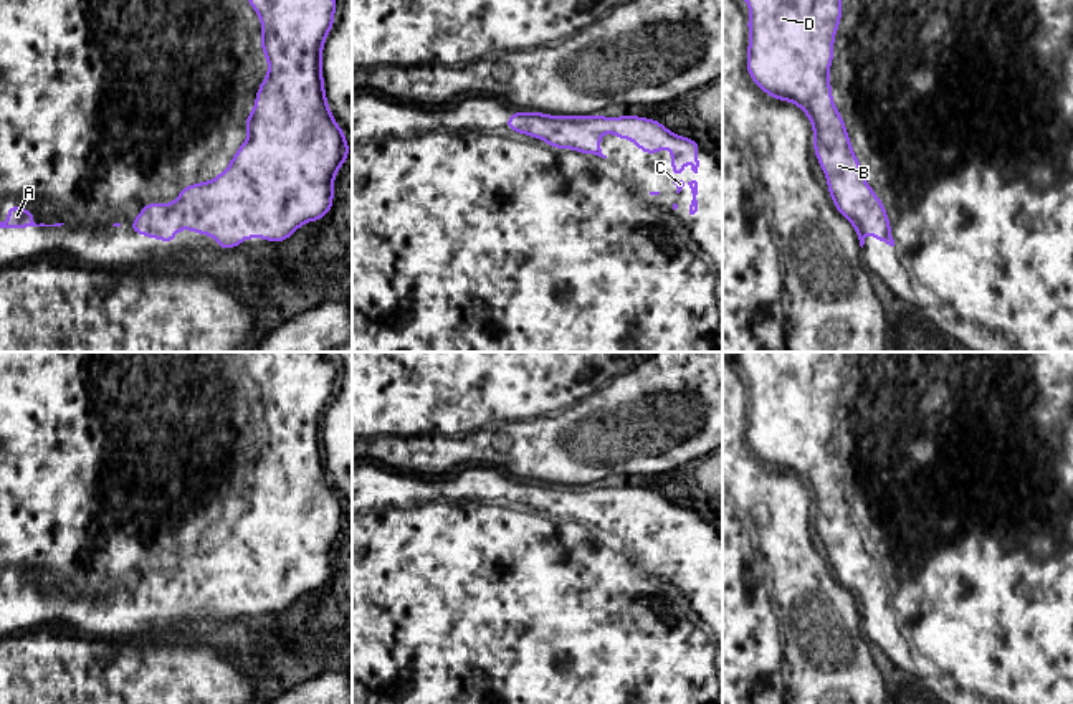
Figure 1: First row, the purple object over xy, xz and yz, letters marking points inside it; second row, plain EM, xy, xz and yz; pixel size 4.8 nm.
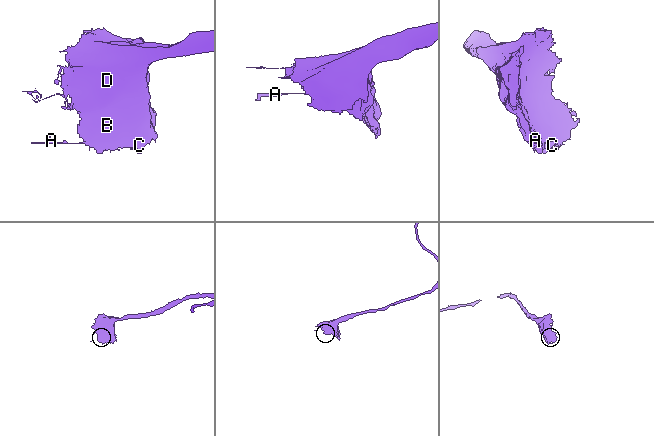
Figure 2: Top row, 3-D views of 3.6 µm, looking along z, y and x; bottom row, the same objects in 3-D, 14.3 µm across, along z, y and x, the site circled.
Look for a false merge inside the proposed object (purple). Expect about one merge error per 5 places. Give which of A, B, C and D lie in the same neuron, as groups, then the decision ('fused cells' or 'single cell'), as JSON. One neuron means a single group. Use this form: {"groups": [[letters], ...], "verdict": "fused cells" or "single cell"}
{"groups": [["A", "B", "C", "D"]], "verdict": "single cell"}

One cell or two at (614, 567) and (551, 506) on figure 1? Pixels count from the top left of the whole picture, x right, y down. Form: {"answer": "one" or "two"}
{"answer": "one"}

